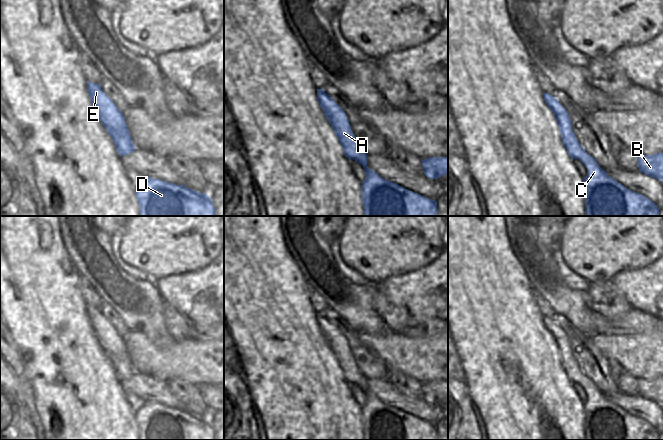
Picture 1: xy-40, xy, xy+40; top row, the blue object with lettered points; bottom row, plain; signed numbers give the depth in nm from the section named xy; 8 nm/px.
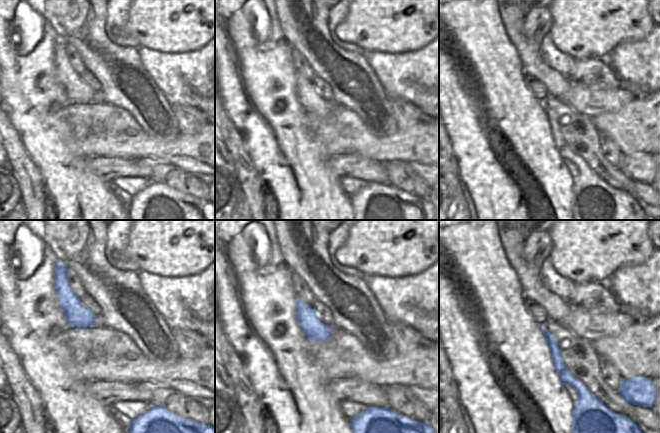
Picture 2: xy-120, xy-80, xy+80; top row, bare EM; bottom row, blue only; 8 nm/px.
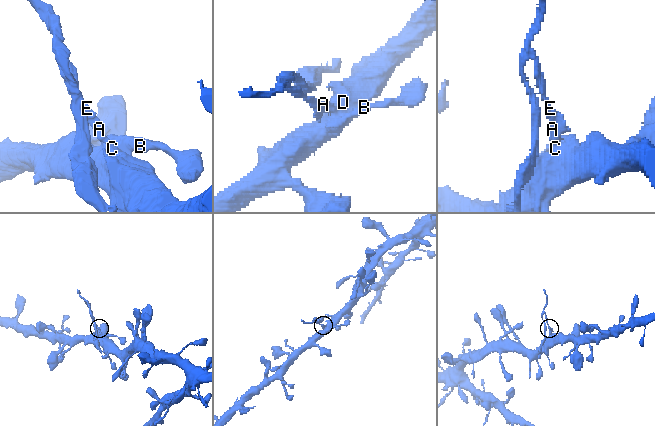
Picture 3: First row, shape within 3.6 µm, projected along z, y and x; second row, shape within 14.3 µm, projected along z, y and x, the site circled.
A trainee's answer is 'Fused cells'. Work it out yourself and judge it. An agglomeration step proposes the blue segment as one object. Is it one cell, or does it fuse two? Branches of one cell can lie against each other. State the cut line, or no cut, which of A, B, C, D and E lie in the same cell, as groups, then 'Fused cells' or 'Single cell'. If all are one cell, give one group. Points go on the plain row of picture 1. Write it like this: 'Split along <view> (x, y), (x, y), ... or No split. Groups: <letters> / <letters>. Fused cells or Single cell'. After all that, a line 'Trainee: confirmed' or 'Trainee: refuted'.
Split along xy (366, 378), (353, 383). Groups: A E / B C D. Fused cells.
Trainee: confirmed

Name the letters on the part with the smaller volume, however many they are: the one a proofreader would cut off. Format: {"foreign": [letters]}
{"foreign": ["A", "E"]}

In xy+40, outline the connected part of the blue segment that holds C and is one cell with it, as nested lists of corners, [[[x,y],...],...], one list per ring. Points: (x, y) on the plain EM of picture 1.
[[[589,378],[579,384],[587,392],[585,440],[659,440],[653,425],[612,403]]]

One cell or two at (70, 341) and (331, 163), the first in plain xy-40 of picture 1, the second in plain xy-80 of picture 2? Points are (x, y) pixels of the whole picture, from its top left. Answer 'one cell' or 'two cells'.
two cells

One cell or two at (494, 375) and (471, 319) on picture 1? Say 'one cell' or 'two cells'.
one cell

